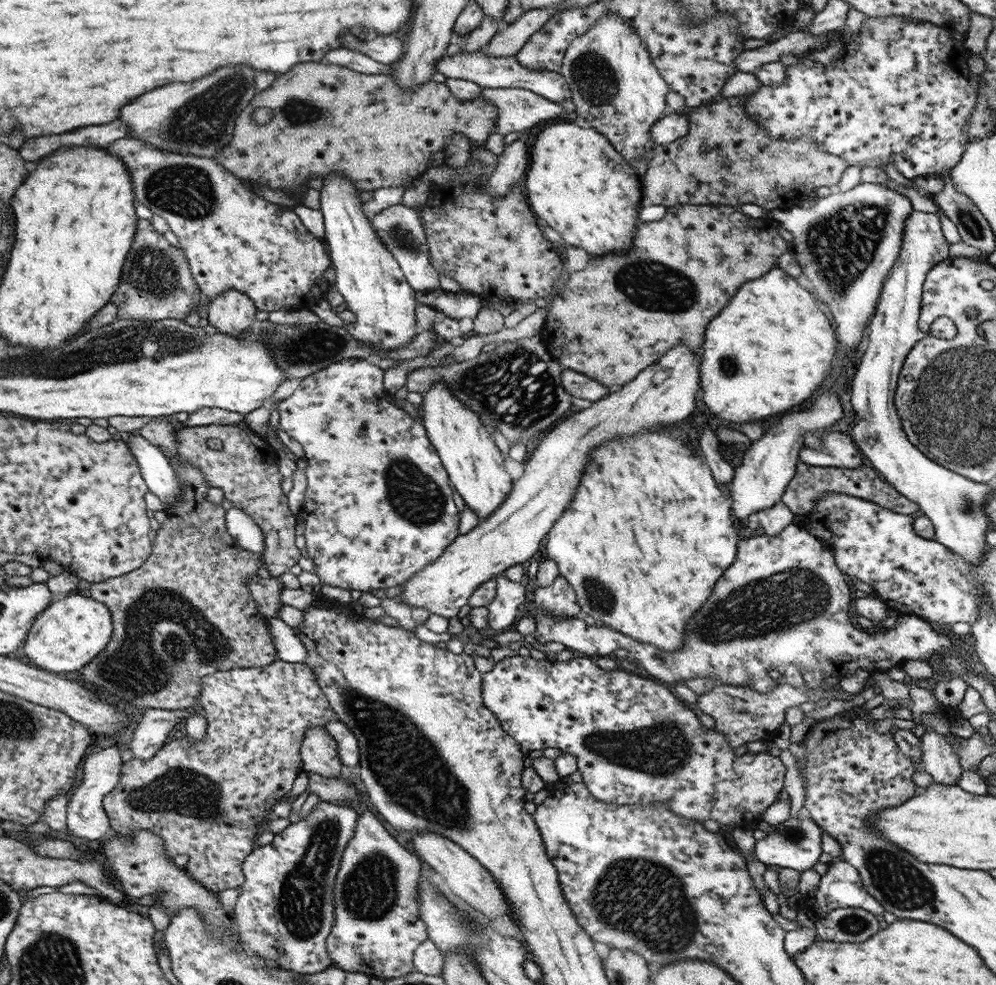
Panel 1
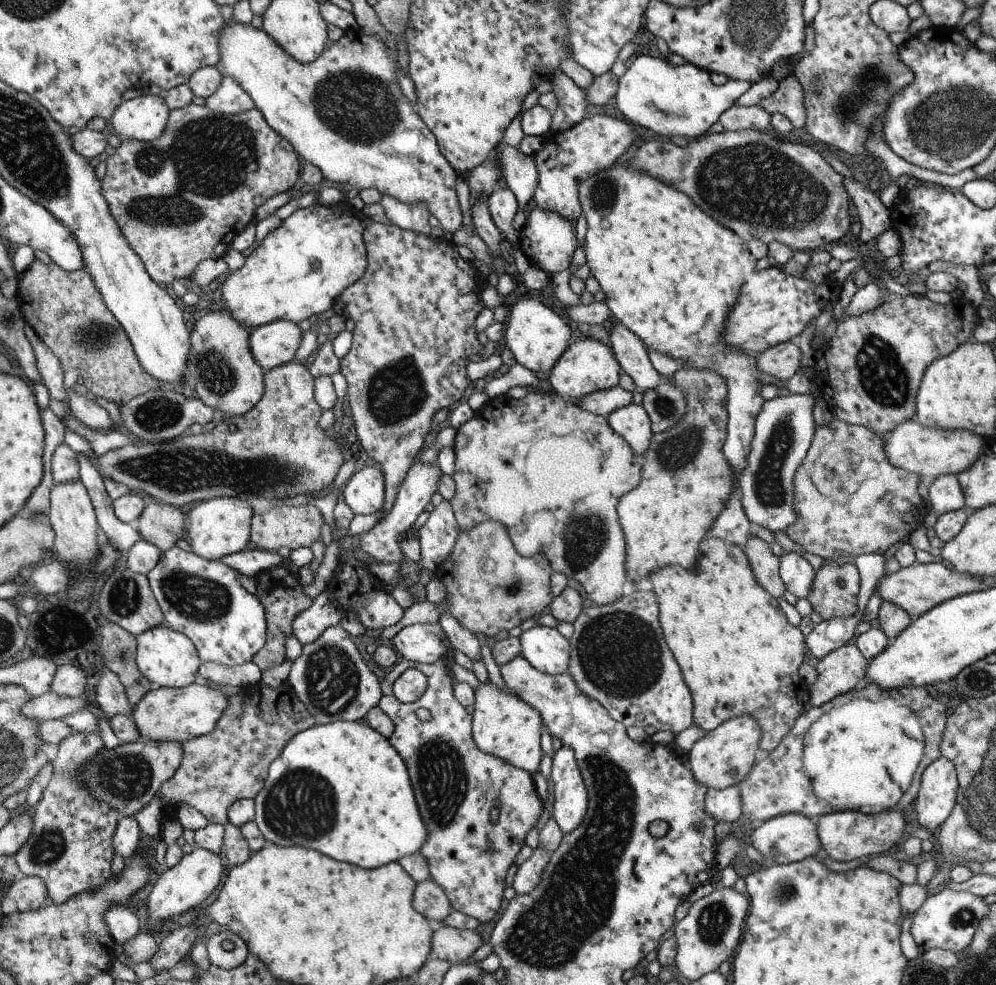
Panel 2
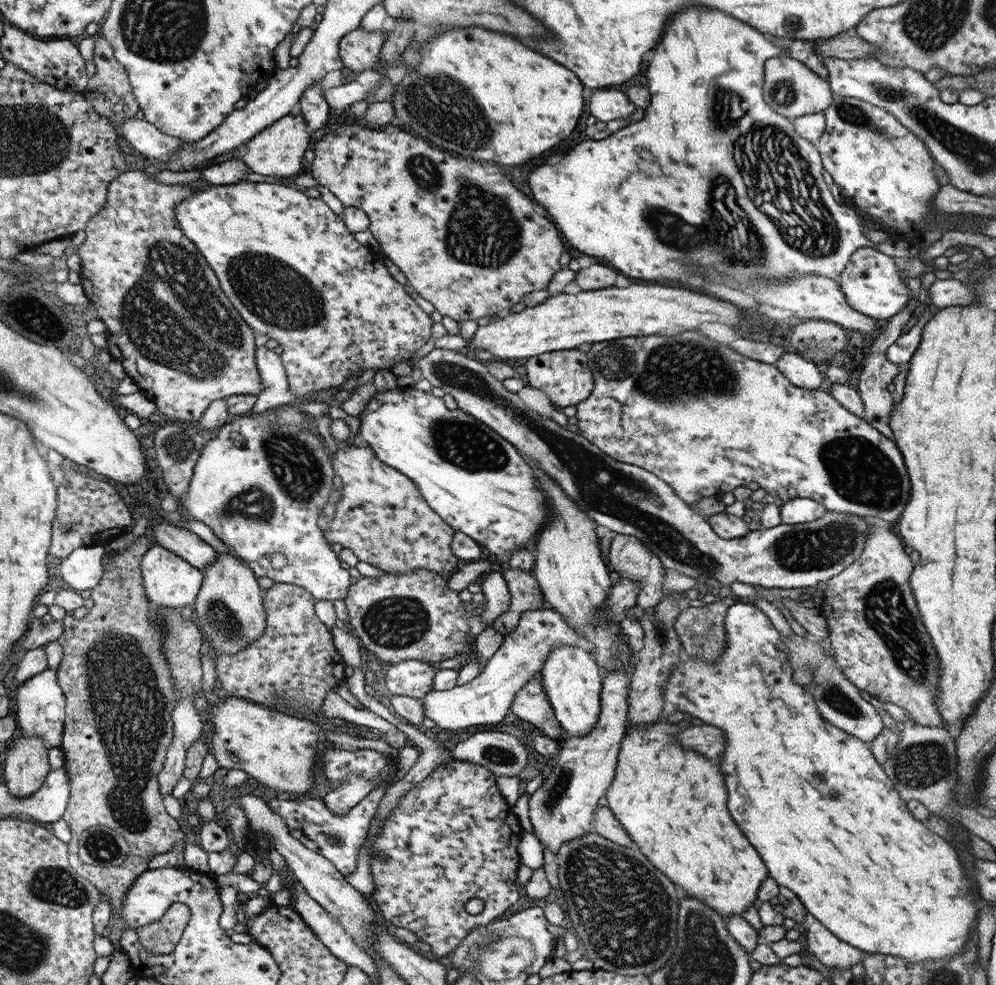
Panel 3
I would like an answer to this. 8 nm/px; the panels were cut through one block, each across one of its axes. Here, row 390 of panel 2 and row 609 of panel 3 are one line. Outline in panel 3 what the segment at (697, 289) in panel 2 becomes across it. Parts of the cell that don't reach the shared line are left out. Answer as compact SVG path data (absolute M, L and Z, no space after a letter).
M750 601L747 603L732 603L726 612L725 629L726 645L717 662L707 662L701 658L692 658L684 646L680 646L681 662L676 664L675 671L670 675L669 681L663 690L663 697L668 709L673 712L681 712L692 716L692 723L702 723L718 726L724 730L728 744L726 752L720 758L722 772L726 774L726 788L728 788L728 810L732 818L738 822L740 830L746 834L750 844L758 850L762 857L769 876L779 886L786 886L801 900L808 913L815 916L830 932L833 932L840 940L869 953L878 953L887 956L899 957L908 962L924 962L924 960L944 960L957 956L965 950L966 942L971 940L972 932L976 930L978 918L978 906L972 896L973 882L966 876L967 870L962 866L959 855L952 848L949 841L924 827L907 807L905 801L896 790L894 783L883 769L883 765L871 751L870 743L856 738L837 726L832 726L824 721L811 691L806 691L804 686L792 681L794 668L789 663L788 649L784 640L775 629L773 622Z

